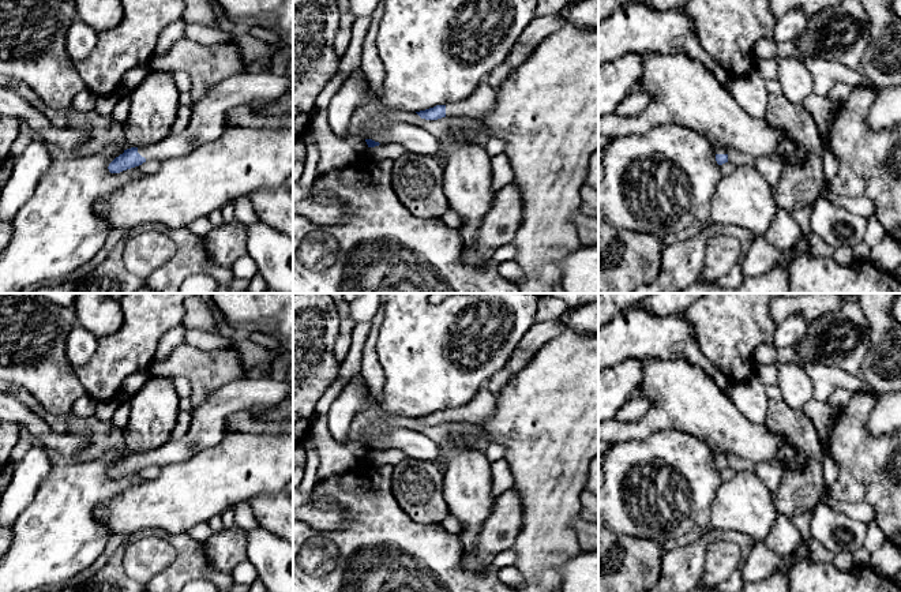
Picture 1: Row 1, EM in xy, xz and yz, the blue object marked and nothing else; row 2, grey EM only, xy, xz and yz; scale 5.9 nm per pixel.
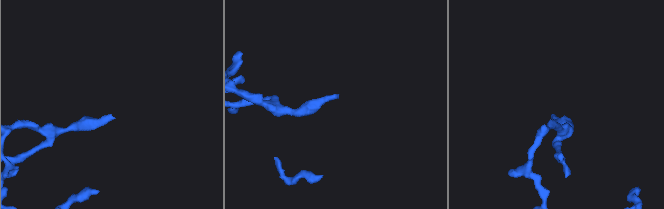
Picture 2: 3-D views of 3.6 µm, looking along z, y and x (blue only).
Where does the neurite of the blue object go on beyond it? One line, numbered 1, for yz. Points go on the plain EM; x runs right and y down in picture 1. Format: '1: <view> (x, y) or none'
1: yz (719, 456)

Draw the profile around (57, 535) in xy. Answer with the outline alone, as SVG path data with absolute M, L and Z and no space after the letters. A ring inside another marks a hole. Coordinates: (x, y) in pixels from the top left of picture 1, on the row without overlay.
M112 449L97 460L57 467L42 480L33 502L12 527L12 543L0 561L0 592L60 588L101 555L110 533L97 520L97 507L124 490L147 482L138 472L110 479L109 469L123 458L124 454Z

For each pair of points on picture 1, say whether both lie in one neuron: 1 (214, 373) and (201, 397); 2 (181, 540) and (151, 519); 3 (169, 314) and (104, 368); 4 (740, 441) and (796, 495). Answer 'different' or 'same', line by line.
1: same
2: different
3: same
4: different

